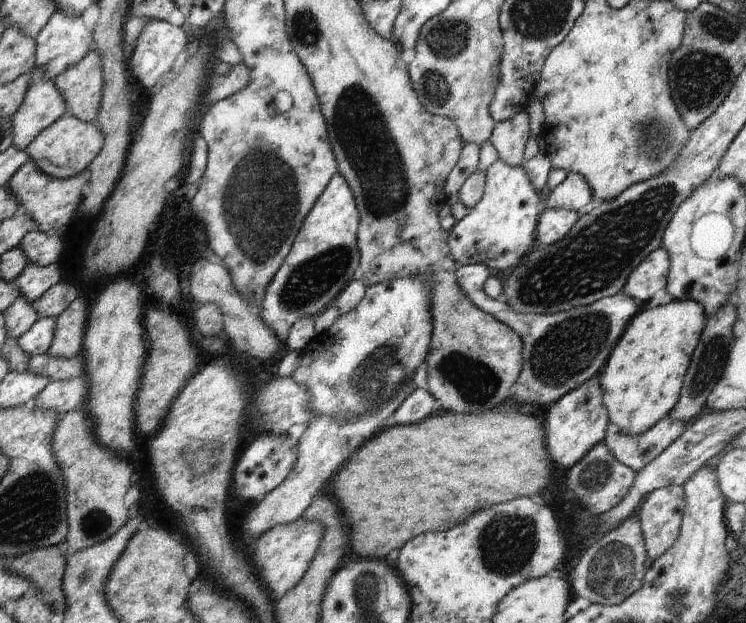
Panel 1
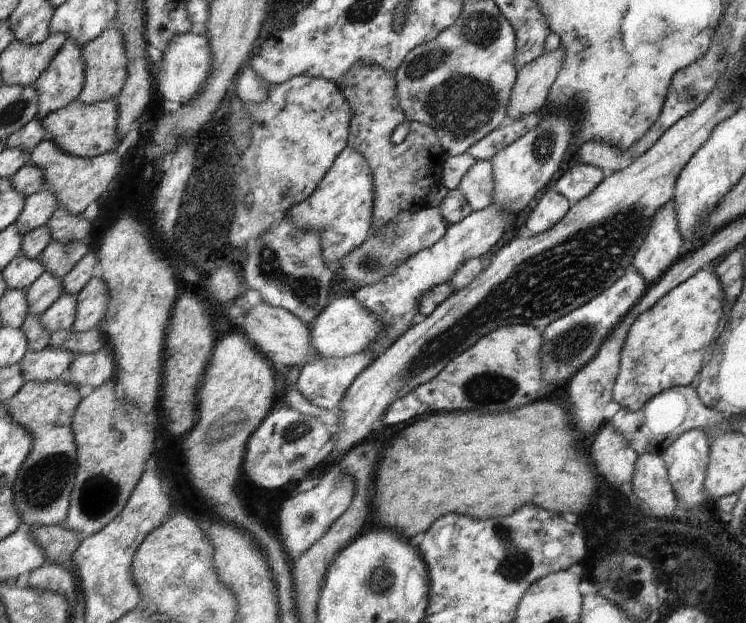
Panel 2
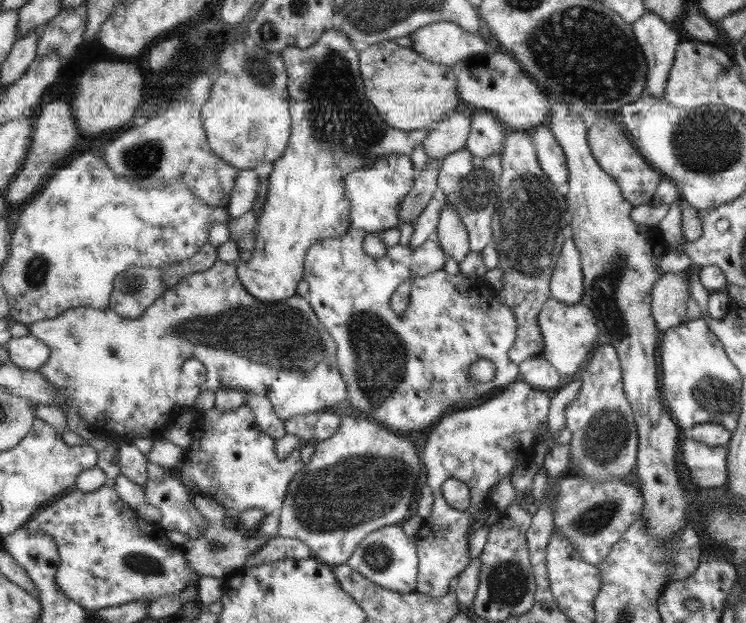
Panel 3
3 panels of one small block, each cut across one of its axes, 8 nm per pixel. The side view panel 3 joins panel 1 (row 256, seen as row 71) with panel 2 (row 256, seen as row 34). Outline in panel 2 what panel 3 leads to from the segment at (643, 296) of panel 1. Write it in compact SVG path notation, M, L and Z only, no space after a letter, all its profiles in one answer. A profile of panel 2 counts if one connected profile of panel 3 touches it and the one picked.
M672 200L653 217L648 234L634 255L632 267L649 287L682 257L683 244Z

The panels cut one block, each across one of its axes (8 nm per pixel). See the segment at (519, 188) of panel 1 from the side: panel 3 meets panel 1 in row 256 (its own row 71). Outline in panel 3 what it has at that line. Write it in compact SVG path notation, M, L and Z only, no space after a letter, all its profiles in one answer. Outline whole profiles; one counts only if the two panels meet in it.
M479 54L457 62L453 68L457 80L457 92L462 100L473 104L478 110L492 111L495 117L511 130L528 130L550 121L550 105L548 96L541 90L532 77L522 70L518 61L508 54Z

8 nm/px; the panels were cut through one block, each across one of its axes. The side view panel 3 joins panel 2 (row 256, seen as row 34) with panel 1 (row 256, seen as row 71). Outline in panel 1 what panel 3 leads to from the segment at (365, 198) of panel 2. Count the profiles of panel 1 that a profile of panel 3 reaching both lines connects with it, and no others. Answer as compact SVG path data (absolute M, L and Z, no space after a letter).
M336 173L306 215L292 250L268 283L263 302L258 307L260 318L281 343L284 344L296 322L326 310L353 280L360 264L357 246L359 222L360 213L352 190Z

